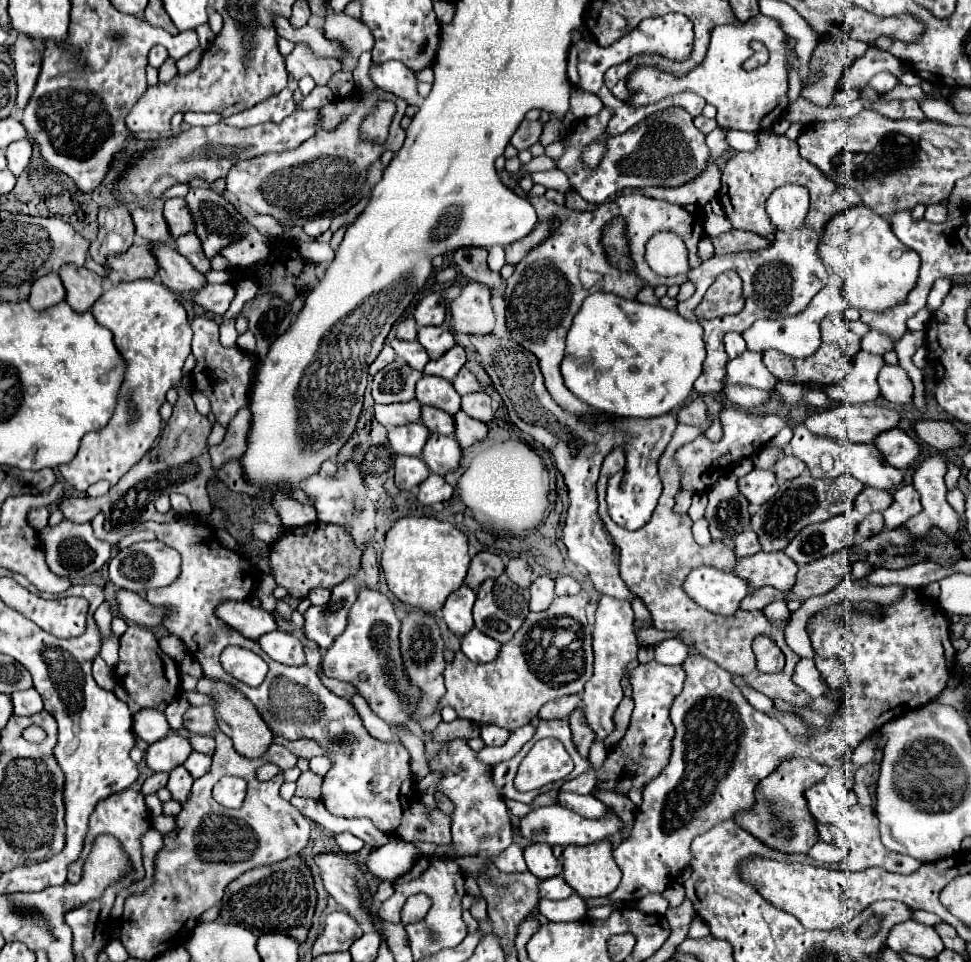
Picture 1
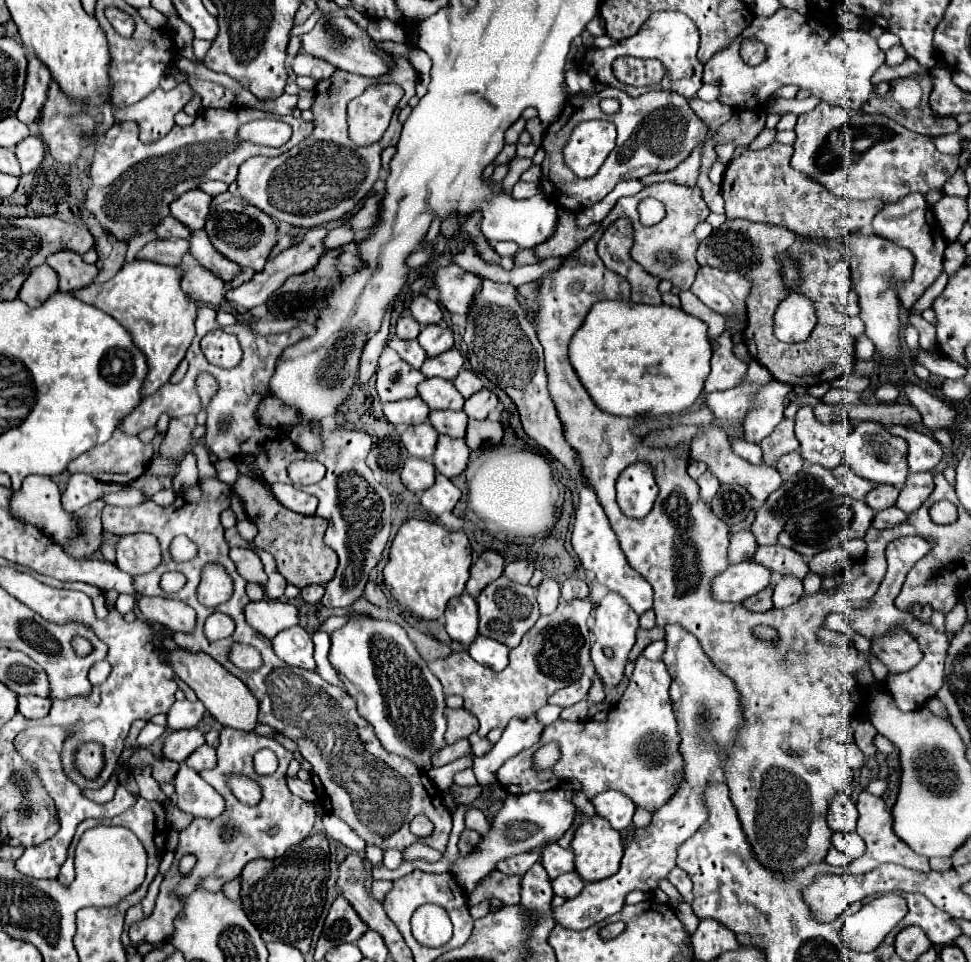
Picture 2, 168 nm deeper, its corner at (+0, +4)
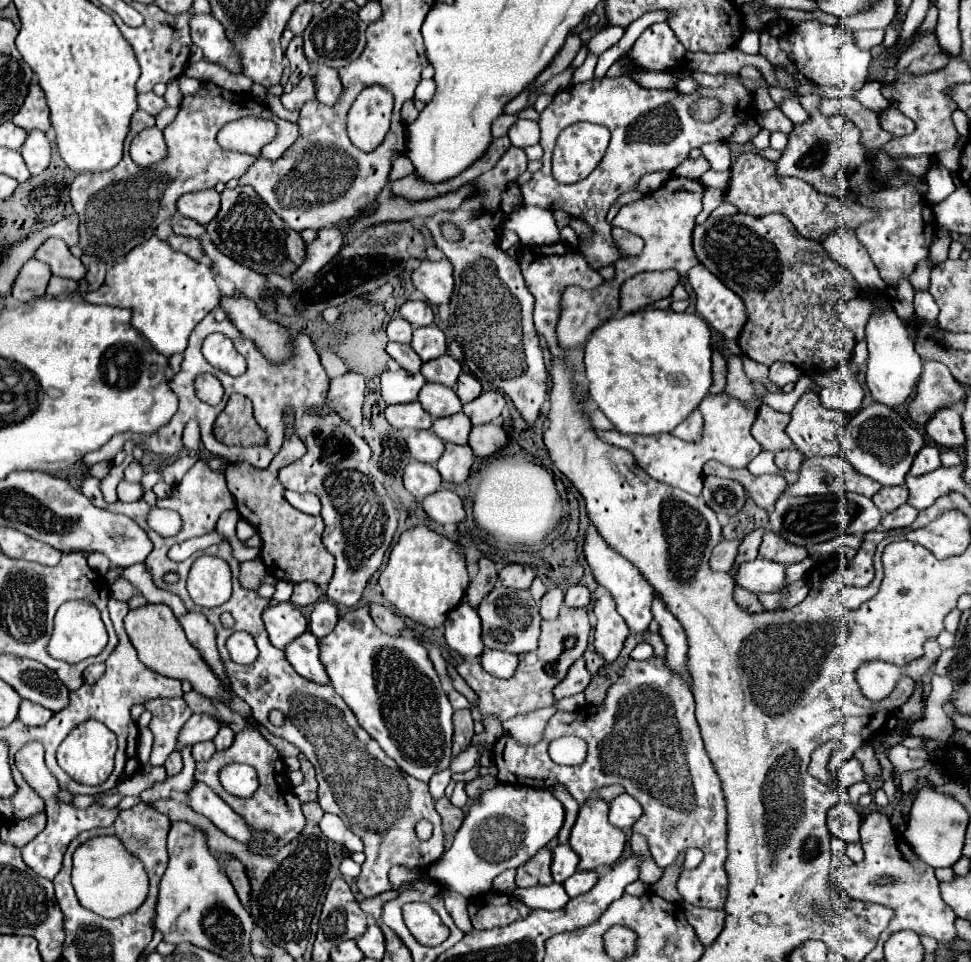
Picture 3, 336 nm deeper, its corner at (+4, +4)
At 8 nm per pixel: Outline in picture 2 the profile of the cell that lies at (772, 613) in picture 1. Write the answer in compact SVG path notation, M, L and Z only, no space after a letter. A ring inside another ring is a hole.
M783 576L775 584L773 604L775 604L775 608L785 608L789 604L795 604L801 598L801 594L803 594L803 584L789 576Z

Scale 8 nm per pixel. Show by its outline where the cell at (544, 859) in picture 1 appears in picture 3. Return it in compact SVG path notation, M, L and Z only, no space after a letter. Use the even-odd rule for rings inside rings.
M559 844L553 850L553 864L551 864L553 880L559 884L565 882L569 876L577 872L577 864L579 864L579 856L573 852L573 848L569 844Z

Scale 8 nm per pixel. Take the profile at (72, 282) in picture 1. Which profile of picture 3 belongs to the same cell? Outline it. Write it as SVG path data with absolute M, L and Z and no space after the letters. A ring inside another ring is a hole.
M47 238L35 252L35 258L49 264L51 272L55 276L63 276L63 278L71 278L71 280L81 280L81 276L85 276L85 266L81 264L79 258L75 258L67 244L63 240L57 238Z

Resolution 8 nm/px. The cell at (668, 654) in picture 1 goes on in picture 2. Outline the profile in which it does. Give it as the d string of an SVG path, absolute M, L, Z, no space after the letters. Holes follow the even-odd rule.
M665 640L651 642L651 644L643 650L643 656L649 658L649 660L661 660L663 654L665 654Z

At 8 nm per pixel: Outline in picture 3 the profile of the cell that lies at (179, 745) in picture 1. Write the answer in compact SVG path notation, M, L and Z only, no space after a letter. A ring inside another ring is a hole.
M193 714L181 734L179 734L179 748L183 748L185 744L197 744L197 742L203 742L203 740L213 740L219 732L219 722L217 718L209 716L209 714Z

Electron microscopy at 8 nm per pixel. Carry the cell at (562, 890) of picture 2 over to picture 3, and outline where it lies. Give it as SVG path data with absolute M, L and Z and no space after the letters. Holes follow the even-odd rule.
M577 870L571 878L567 878L563 882L563 886L565 886L569 898L575 898L575 896L589 892L595 886L597 878L599 878L599 874L595 870Z

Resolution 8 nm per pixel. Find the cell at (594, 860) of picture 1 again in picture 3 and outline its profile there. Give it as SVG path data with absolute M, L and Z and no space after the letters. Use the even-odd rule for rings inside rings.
M589 796L585 800L585 804L581 804L581 808L579 808L579 816L577 816L577 822L571 830L569 842L571 842L571 848L581 858L579 870L597 870L601 866L613 866L621 858L627 838L625 838L623 830L611 826L609 804L605 800L601 800L599 796Z

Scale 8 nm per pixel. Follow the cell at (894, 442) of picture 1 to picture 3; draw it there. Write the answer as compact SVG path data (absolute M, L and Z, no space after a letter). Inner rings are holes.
M927 444L913 460L913 466L909 470L911 476L923 476L927 472L933 472L941 466L941 460L939 460L939 448Z

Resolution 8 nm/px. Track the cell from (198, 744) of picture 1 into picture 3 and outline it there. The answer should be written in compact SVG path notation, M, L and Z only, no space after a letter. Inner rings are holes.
M221 726L219 734L213 738L213 742L215 742L217 750L225 750L225 748L229 748L229 744L233 744L233 738L235 738L235 732L227 726Z

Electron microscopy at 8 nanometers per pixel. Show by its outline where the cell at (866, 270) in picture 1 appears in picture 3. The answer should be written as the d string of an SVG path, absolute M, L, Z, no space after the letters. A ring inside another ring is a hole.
M885 310L881 314L871 316L865 332L867 332L865 340L869 346L865 384L871 392L871 398L887 406L903 406L911 398L917 380L923 372L923 362L915 352L915 344L913 338L909 338L907 326L897 318L893 310Z

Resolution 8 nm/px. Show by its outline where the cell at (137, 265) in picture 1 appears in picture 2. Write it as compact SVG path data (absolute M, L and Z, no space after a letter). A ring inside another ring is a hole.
M153 240L137 252L135 260L149 260L167 266L181 266L183 254L189 252L189 240Z

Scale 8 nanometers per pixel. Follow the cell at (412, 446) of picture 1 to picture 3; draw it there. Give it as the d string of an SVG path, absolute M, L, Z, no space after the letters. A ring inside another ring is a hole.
M419 430L419 432L411 432L407 436L407 446L411 452L413 460L419 462L427 462L427 464L437 464L437 460L441 458L443 450L445 450L445 442L435 436L433 430Z

